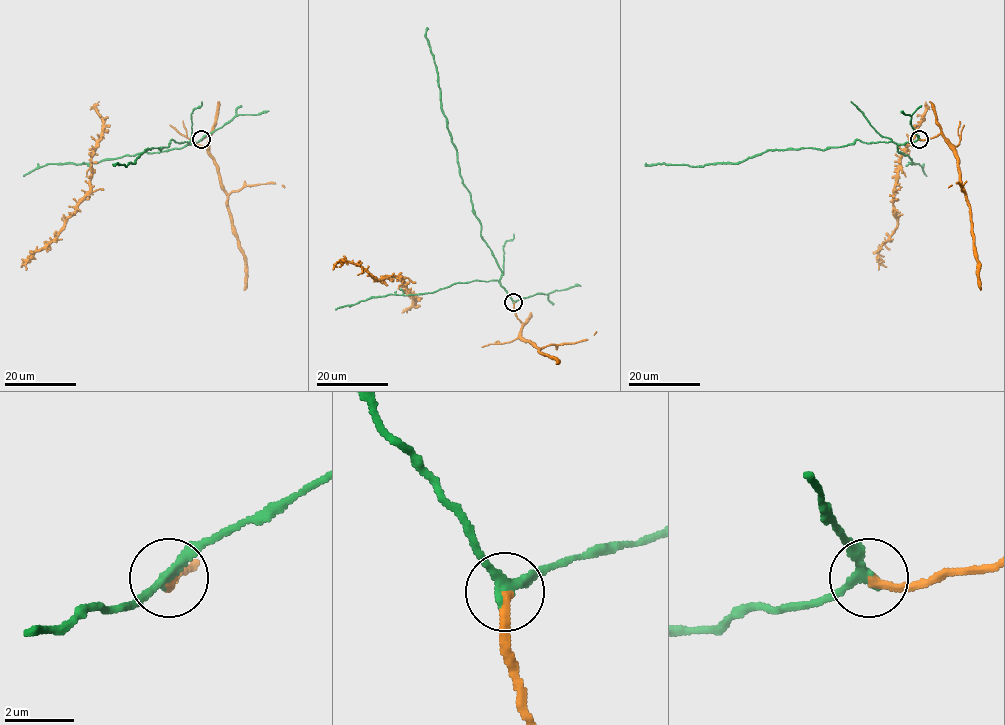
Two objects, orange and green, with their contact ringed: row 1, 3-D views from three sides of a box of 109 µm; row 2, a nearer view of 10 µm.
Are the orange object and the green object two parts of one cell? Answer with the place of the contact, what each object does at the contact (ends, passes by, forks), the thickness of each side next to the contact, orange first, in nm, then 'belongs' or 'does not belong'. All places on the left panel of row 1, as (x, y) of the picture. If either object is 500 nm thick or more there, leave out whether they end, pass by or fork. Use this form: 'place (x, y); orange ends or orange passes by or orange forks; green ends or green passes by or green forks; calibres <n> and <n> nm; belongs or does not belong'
place (201, 139); orange ends; green passes by; calibres 260 and 280 nm; belongs

